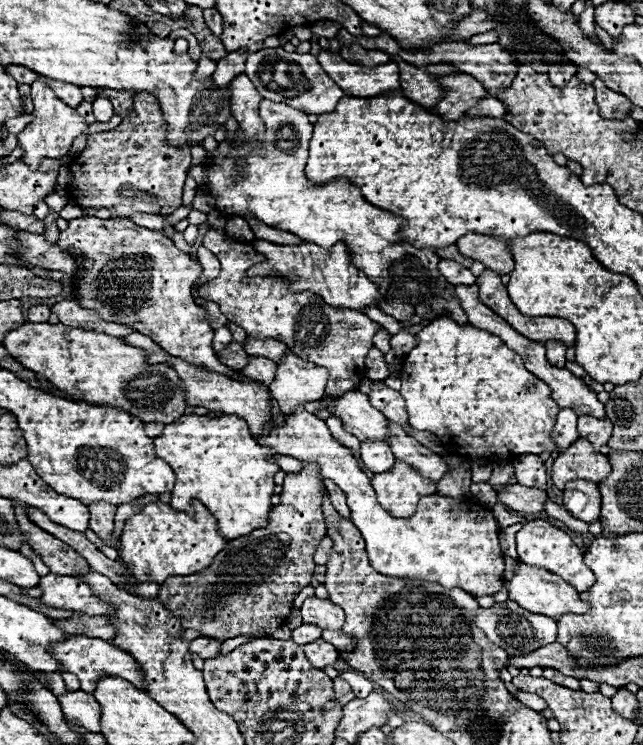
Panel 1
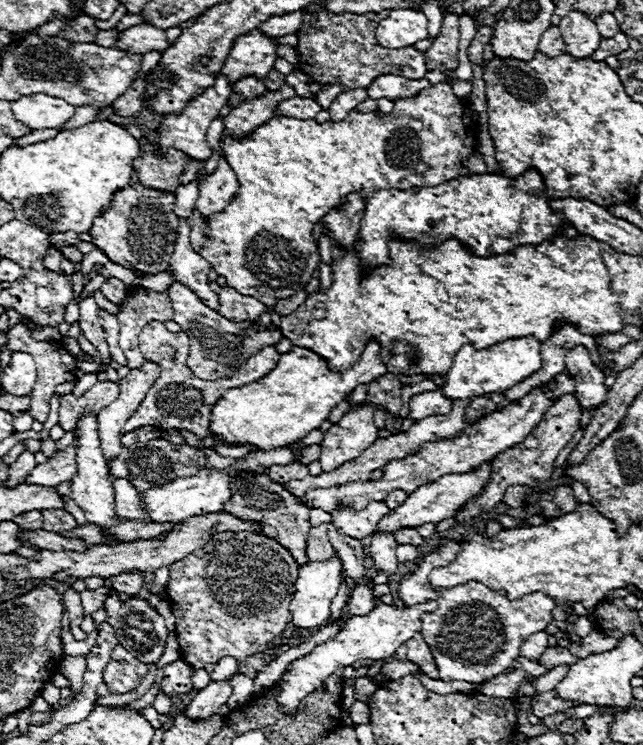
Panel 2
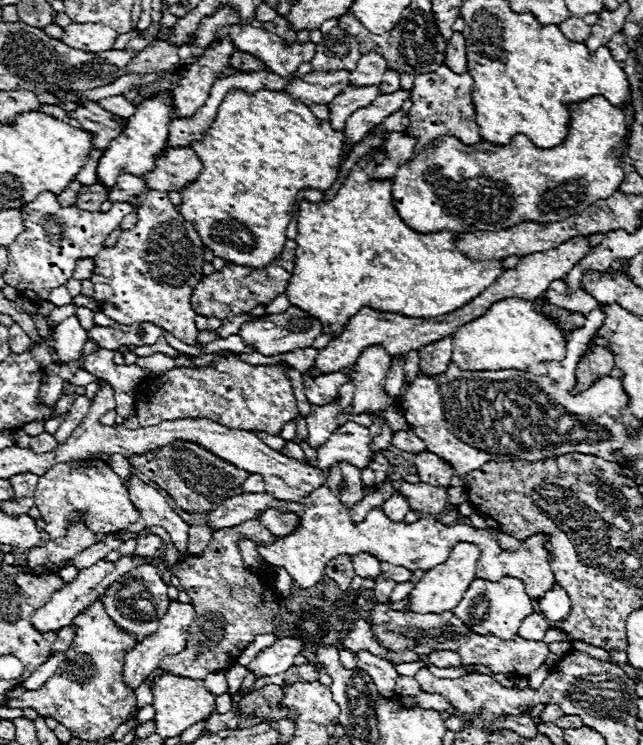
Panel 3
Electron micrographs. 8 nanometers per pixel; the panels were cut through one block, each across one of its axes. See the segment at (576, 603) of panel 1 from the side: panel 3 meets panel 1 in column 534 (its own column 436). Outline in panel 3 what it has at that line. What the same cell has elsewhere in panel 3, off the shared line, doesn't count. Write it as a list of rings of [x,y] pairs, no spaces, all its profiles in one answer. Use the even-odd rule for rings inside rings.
[[[468,542],[456,544],[456,548],[452,550],[450,558],[444,564],[424,572],[424,576],[420,578],[416,588],[408,594],[410,604],[406,606],[406,610],[408,612],[446,612],[446,610],[452,610],[462,600],[462,594],[468,590],[468,586],[476,578],[476,560],[478,558],[480,558],[480,552],[474,544],[468,544]]]

